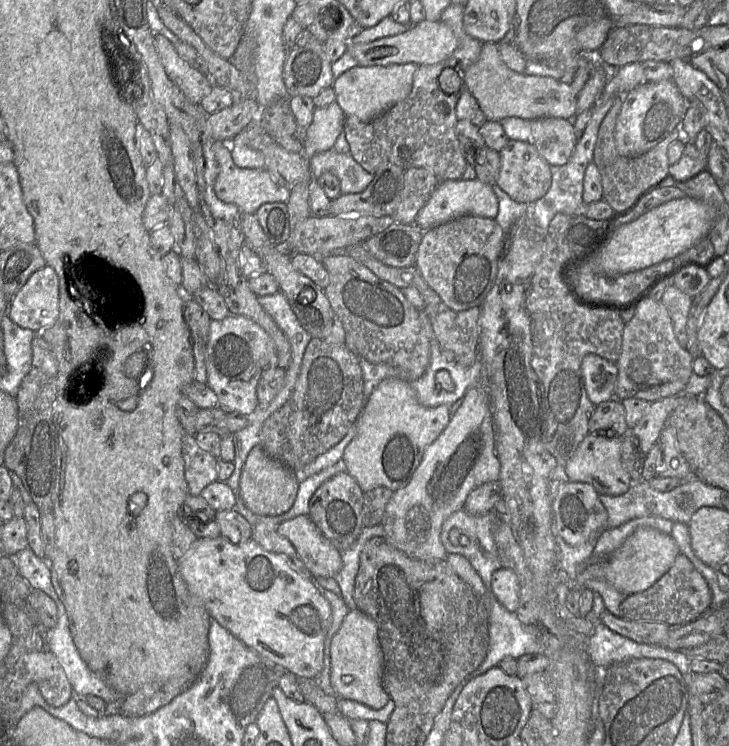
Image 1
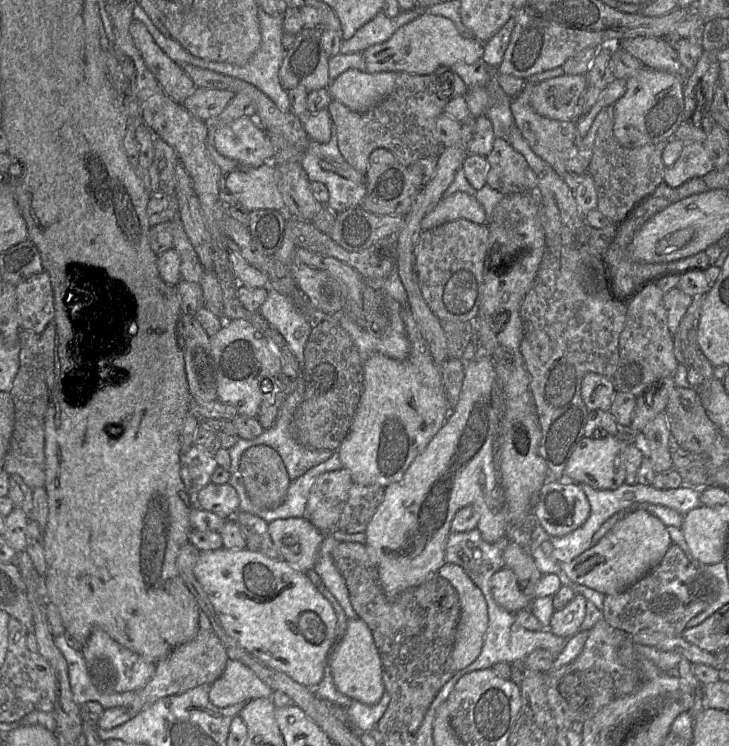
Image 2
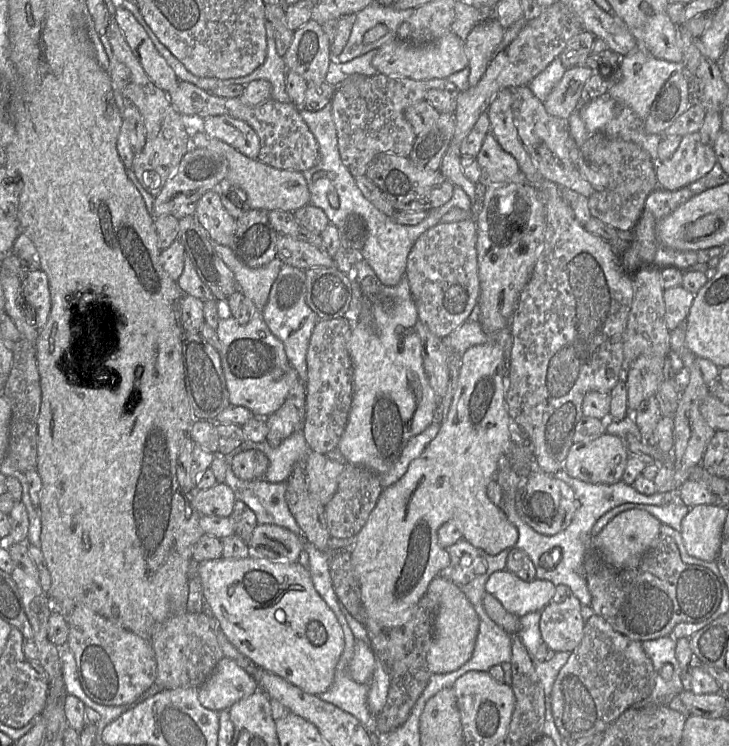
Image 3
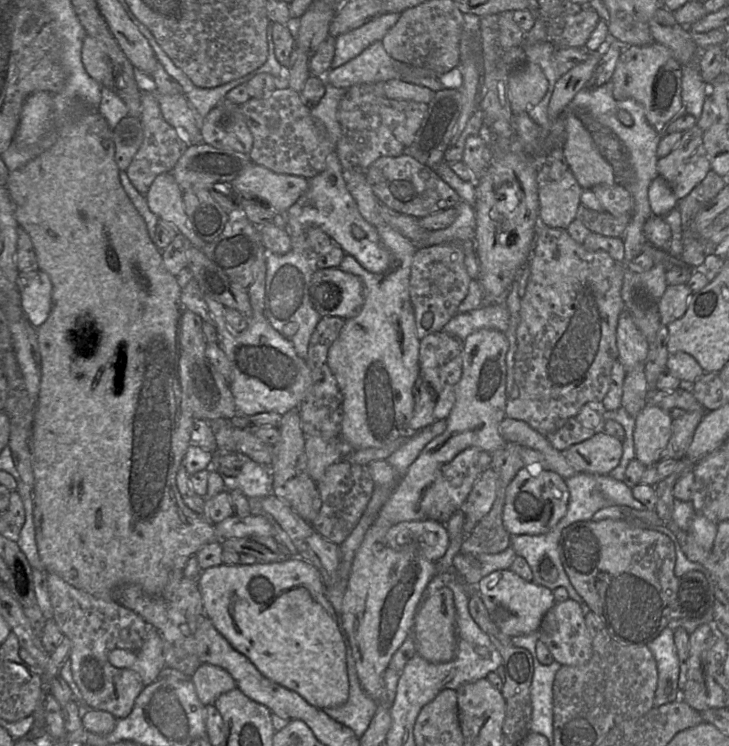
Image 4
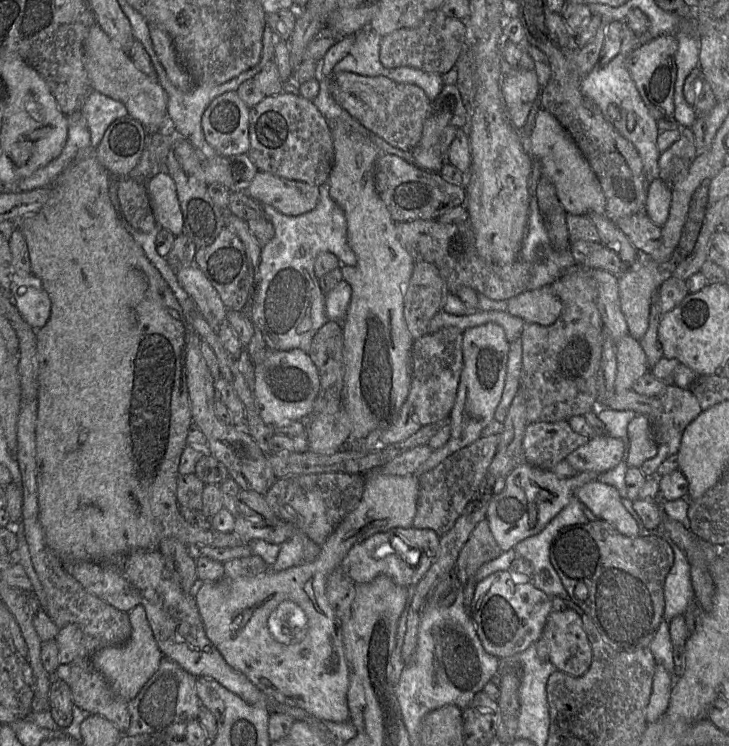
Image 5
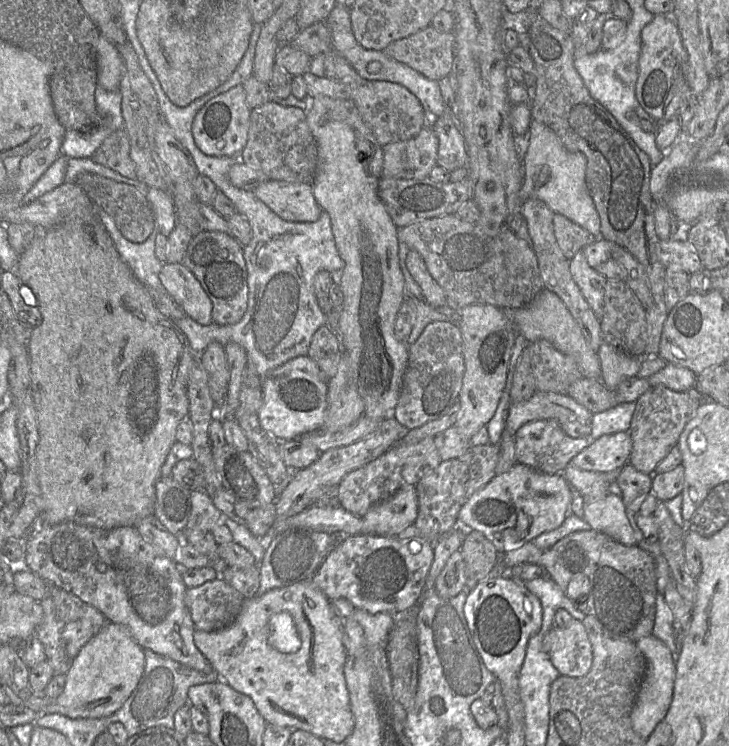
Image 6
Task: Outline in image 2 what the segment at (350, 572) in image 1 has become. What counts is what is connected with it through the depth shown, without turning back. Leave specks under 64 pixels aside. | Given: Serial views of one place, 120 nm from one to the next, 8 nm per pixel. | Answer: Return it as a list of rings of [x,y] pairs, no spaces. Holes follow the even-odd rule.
[[[336,530],[332,535],[324,535],[317,561],[313,567],[313,571],[319,575],[324,586],[337,599],[348,619],[356,619],[359,617],[352,607],[345,580],[336,568],[331,553],[337,542],[365,544],[365,541],[366,536],[364,533],[346,534]]]

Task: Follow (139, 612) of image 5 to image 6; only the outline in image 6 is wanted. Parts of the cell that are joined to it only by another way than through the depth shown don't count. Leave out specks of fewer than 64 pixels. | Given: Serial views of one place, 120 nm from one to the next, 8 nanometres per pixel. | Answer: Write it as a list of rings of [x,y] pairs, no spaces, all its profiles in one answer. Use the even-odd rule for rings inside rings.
[[[108,622],[71,660],[62,693],[56,699],[31,692],[22,705],[38,714],[59,713],[71,719],[109,717],[132,694],[141,679],[144,666],[144,649],[132,637],[129,629]]]

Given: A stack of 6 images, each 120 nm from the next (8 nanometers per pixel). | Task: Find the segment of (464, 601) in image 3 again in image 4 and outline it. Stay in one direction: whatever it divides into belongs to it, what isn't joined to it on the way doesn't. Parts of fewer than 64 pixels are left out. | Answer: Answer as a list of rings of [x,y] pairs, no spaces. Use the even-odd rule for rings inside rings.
[[[442,587],[428,596],[418,609],[411,632],[415,650],[432,663],[444,663],[453,659],[457,648],[456,610],[454,595],[450,588]]]

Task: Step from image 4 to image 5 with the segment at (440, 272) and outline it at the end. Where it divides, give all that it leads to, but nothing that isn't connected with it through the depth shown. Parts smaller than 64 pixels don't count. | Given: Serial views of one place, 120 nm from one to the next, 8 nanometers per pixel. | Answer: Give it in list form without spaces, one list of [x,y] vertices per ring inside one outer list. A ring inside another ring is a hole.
[[[416,260],[404,297],[404,318],[414,340],[428,334],[429,322],[435,314],[443,310],[448,294],[447,285],[436,266],[424,260]]]

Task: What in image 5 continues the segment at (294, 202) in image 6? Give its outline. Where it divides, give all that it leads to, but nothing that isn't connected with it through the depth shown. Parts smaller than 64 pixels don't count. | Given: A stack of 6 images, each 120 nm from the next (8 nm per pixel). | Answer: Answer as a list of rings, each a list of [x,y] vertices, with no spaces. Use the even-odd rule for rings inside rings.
[[[264,171],[257,172],[245,192],[262,205],[270,205],[288,216],[313,210],[319,200],[319,186]]]

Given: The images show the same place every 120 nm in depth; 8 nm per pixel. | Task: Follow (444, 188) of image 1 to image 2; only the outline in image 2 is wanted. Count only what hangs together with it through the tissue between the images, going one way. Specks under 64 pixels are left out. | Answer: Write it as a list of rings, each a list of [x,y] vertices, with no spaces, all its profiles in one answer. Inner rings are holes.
[[[455,192],[443,197],[421,221],[422,230],[429,230],[446,222],[466,219],[477,224],[485,224],[487,216],[475,196],[465,192]]]

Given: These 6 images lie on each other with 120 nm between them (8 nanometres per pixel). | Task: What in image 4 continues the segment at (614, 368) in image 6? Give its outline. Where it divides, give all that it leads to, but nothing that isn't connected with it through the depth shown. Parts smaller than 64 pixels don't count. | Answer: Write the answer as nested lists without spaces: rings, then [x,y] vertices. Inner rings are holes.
[[[640,364],[625,375],[622,407],[633,417],[637,417],[647,406],[646,394],[648,390],[644,364]]]

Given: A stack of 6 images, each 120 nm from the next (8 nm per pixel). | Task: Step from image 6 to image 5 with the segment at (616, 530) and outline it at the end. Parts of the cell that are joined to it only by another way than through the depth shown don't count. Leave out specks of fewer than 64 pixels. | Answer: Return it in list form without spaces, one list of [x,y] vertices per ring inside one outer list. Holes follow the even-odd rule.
[[[594,479],[578,488],[575,495],[598,519],[609,522],[624,536],[639,536],[636,520],[627,511],[613,486]]]

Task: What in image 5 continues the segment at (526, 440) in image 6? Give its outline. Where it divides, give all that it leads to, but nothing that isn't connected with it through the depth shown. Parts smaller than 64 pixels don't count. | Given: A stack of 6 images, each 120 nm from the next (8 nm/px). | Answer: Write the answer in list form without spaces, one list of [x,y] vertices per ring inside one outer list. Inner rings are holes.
[[[568,421],[534,422],[526,427],[522,447],[528,464],[551,470],[589,440],[589,436],[574,432]]]

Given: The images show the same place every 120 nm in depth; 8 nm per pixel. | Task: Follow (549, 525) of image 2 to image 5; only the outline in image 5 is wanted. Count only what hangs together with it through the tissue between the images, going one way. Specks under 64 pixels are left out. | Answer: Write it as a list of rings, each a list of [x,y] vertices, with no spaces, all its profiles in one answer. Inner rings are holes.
[[[528,463],[515,467],[505,478],[503,489],[491,499],[485,517],[501,550],[510,550],[520,541],[541,532],[568,505],[578,488],[598,479],[599,475],[578,472],[573,477],[562,478]]]

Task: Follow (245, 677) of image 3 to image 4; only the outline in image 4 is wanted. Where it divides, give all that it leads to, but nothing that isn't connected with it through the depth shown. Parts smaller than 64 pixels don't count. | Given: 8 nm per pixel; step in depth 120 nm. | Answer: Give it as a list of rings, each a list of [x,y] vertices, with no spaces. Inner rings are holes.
[[[202,664],[192,676],[192,682],[198,699],[205,706],[213,705],[220,695],[237,688],[229,672],[211,664]]]

